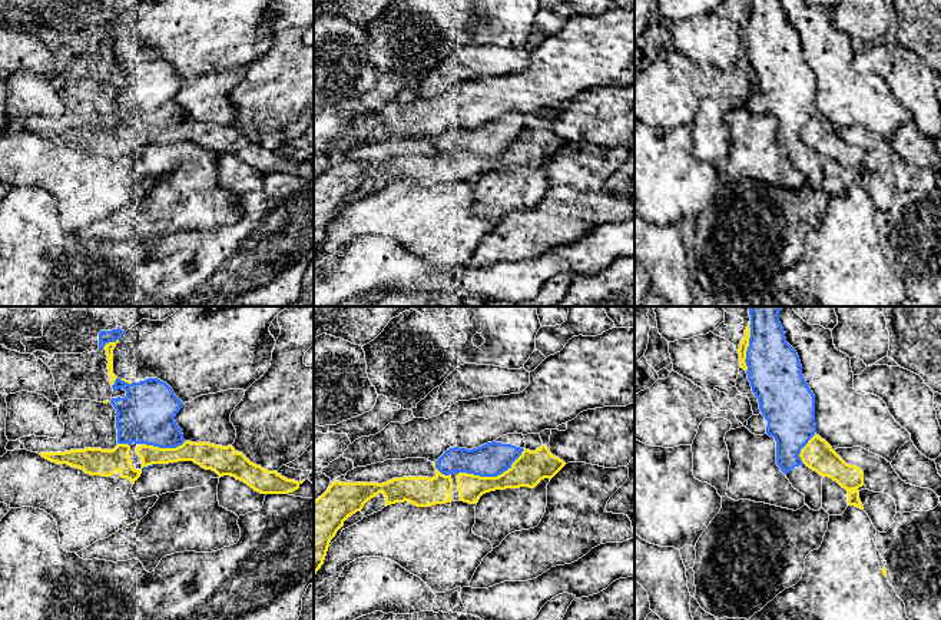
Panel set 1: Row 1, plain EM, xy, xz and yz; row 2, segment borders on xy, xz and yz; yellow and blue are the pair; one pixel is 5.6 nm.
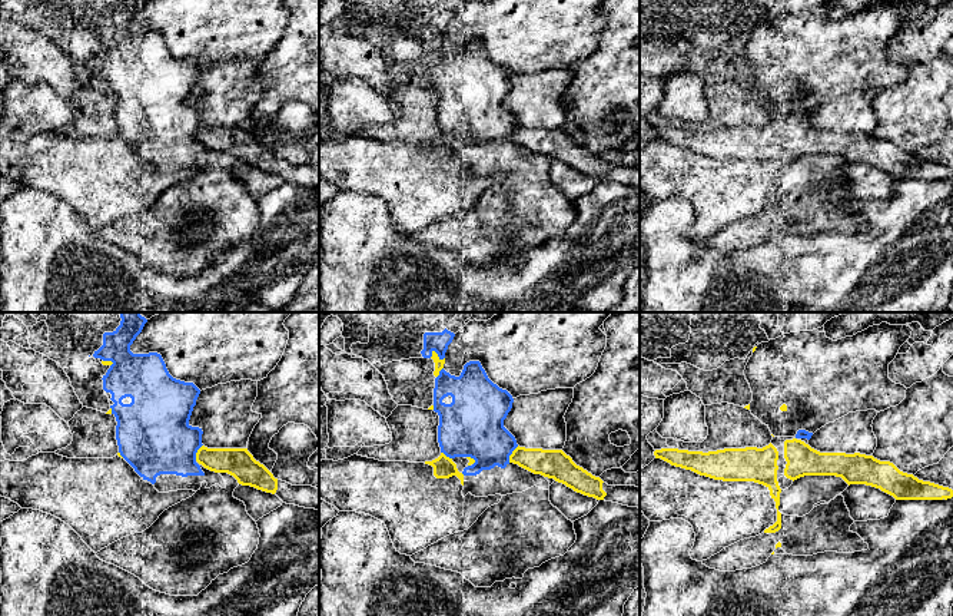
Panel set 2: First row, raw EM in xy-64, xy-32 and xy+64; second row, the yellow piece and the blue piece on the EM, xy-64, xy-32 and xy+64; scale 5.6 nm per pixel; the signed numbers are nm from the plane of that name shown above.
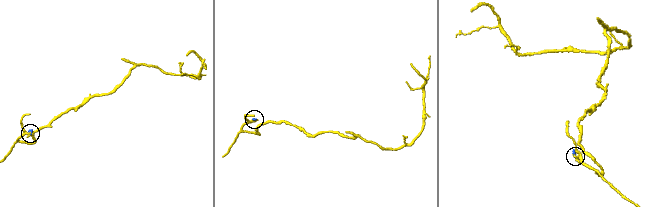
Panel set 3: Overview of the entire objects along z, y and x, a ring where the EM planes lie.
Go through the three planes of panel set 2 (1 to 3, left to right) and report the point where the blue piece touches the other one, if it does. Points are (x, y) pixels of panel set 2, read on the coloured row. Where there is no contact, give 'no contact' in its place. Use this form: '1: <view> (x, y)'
1: xy-64 (196, 453)
2: xy-32 (437, 355)
3: no contact

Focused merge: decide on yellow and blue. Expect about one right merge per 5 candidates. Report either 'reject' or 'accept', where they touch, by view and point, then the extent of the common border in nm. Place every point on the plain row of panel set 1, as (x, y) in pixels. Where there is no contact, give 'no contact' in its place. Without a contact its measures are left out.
reject | xz (493, 156) | 380 nm

